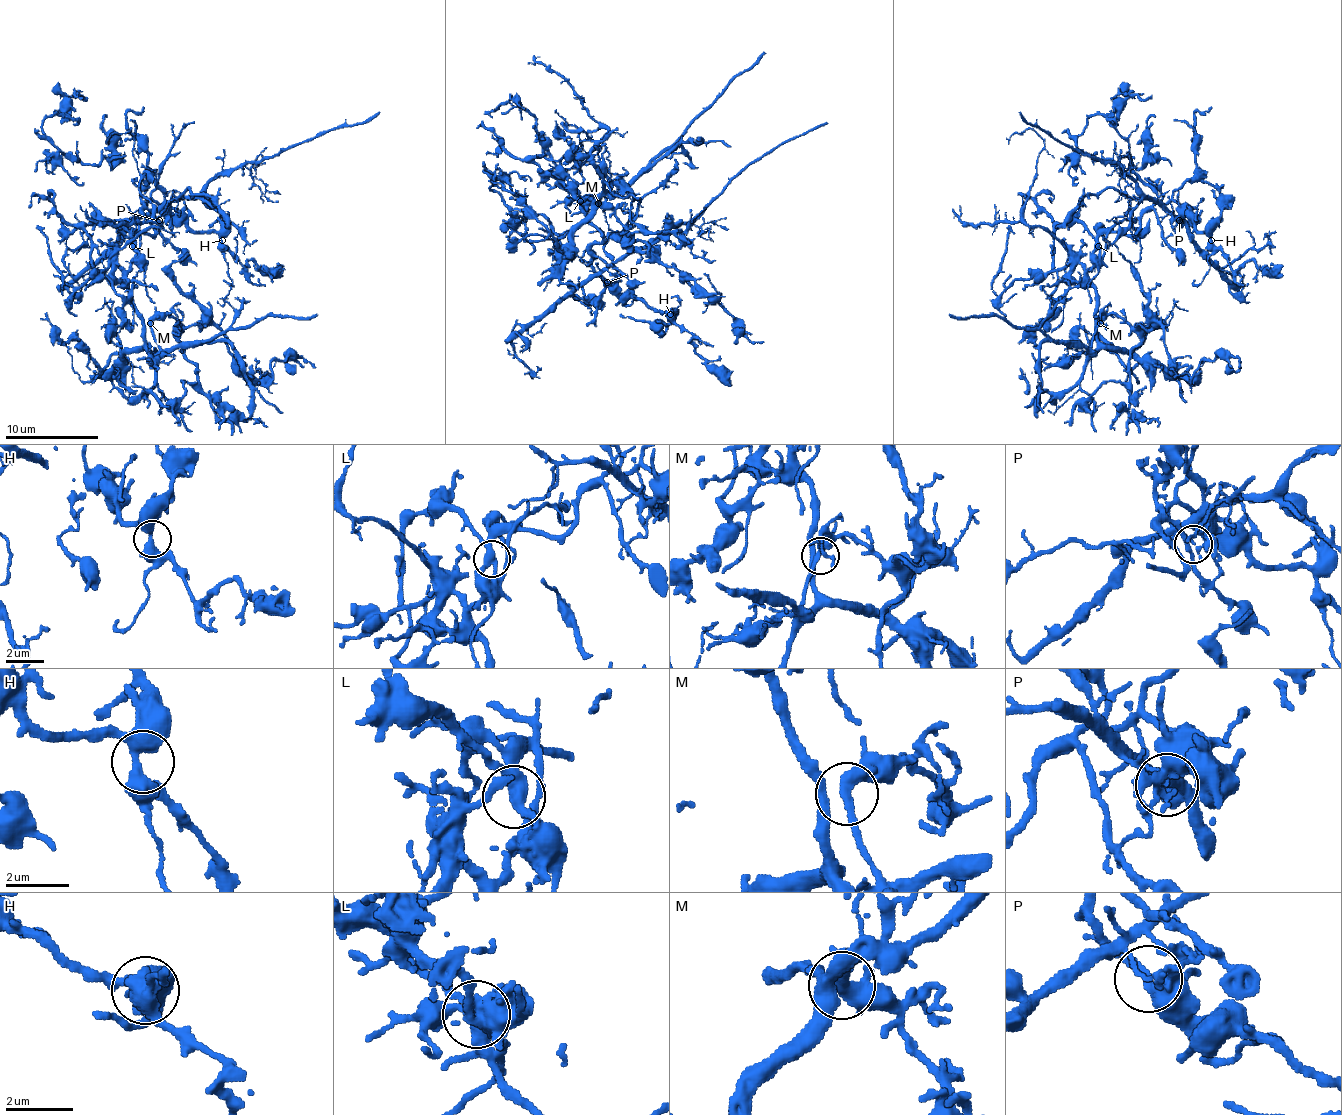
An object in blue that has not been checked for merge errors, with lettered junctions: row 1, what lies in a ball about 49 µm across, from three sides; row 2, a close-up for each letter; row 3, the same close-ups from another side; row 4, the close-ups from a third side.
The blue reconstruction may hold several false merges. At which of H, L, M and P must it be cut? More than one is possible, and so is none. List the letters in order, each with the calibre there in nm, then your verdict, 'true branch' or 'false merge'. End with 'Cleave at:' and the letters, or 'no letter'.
H: calibre 400 nm; true branch
L: calibre 340 nm; false merge
M: calibre 300 nm; true branch
P: calibre 120 nm; false merge
Cleave at: L, P

